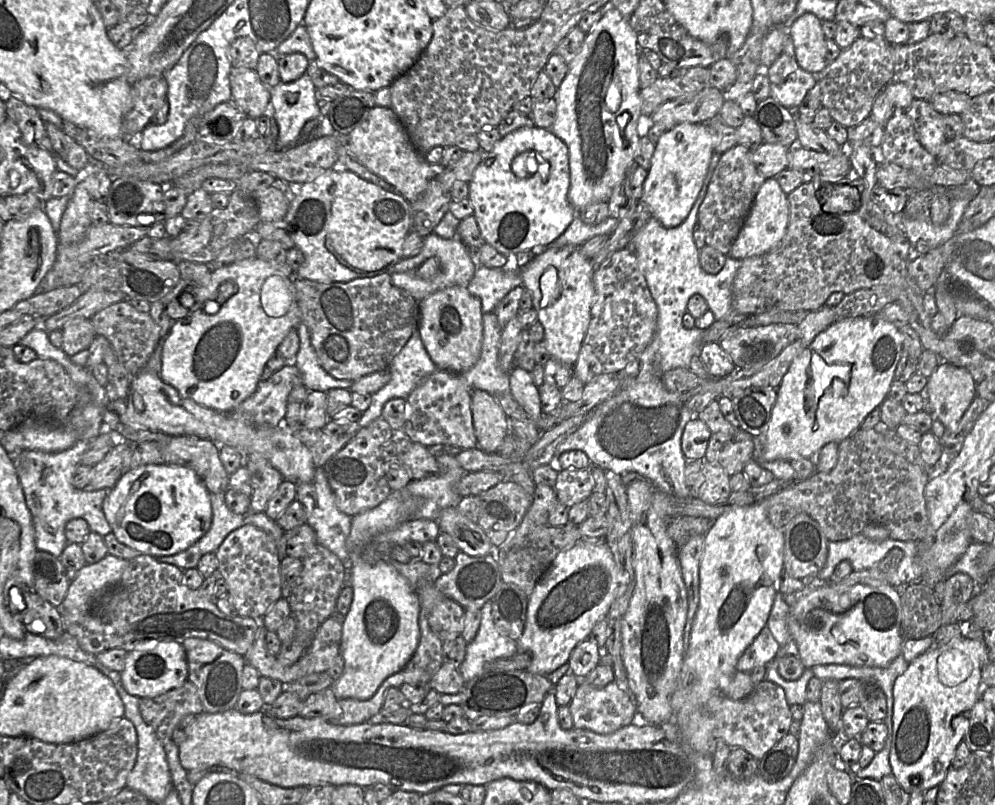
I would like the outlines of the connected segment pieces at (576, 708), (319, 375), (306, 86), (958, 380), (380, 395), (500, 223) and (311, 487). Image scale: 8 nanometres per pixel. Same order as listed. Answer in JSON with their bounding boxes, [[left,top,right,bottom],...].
[[568,681,639,735],[295,322,353,393],[270,73,322,150],[923,362,976,433],[357,330,437,427],[469,127,575,255],[296,468,352,565]]

